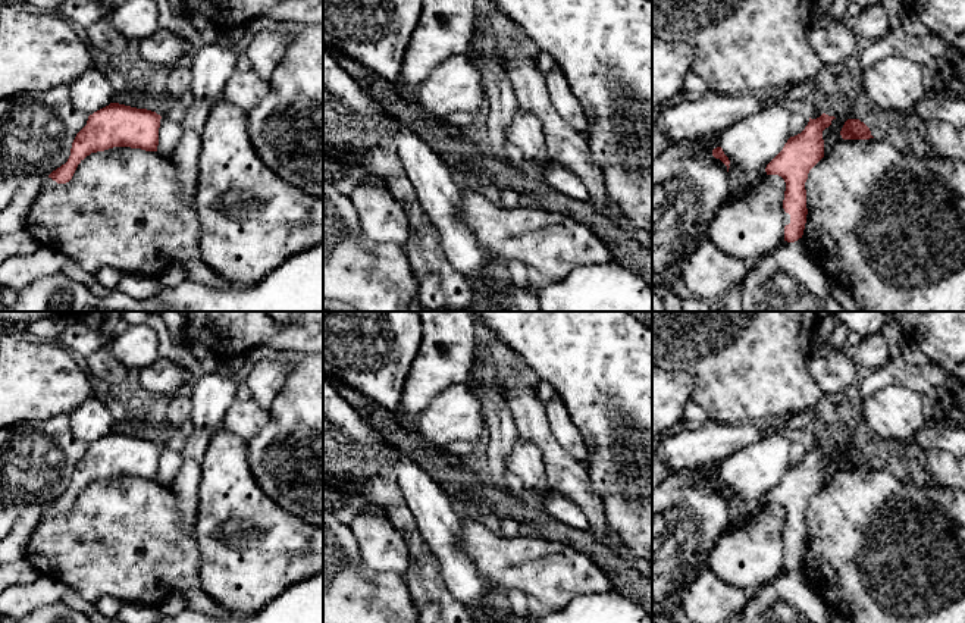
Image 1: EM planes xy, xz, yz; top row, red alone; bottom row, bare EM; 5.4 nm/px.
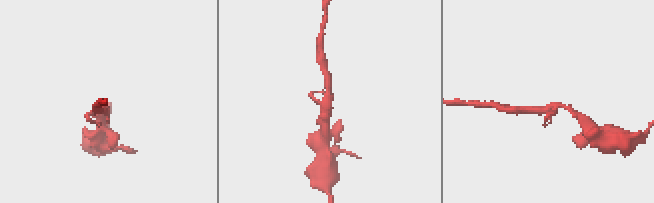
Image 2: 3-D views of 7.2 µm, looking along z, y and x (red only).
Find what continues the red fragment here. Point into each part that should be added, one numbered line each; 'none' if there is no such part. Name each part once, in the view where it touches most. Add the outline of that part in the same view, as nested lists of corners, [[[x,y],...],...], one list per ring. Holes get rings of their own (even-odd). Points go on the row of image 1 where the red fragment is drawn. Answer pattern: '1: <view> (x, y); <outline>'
none

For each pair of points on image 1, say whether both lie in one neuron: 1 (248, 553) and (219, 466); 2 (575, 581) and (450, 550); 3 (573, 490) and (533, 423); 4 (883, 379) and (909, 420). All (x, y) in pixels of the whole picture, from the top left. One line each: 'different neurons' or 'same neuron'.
1: same neuron
2: different neurons
3: same neuron
4: different neurons

